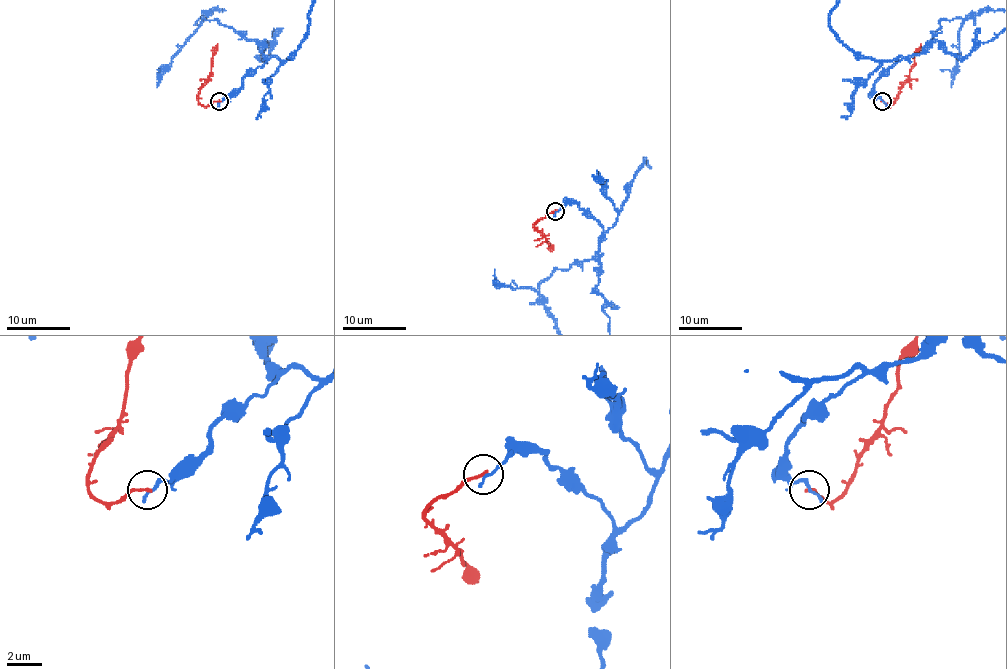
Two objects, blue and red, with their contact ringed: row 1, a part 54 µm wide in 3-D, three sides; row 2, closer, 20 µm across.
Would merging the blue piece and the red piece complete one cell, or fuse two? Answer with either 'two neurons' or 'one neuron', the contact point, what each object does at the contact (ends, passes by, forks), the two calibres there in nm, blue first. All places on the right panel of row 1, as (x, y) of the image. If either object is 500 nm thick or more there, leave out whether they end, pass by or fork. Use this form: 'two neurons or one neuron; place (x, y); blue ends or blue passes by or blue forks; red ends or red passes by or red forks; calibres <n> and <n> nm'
two neurons; place (882, 101); blue ends; red ends; calibres 200 and 180 nm

